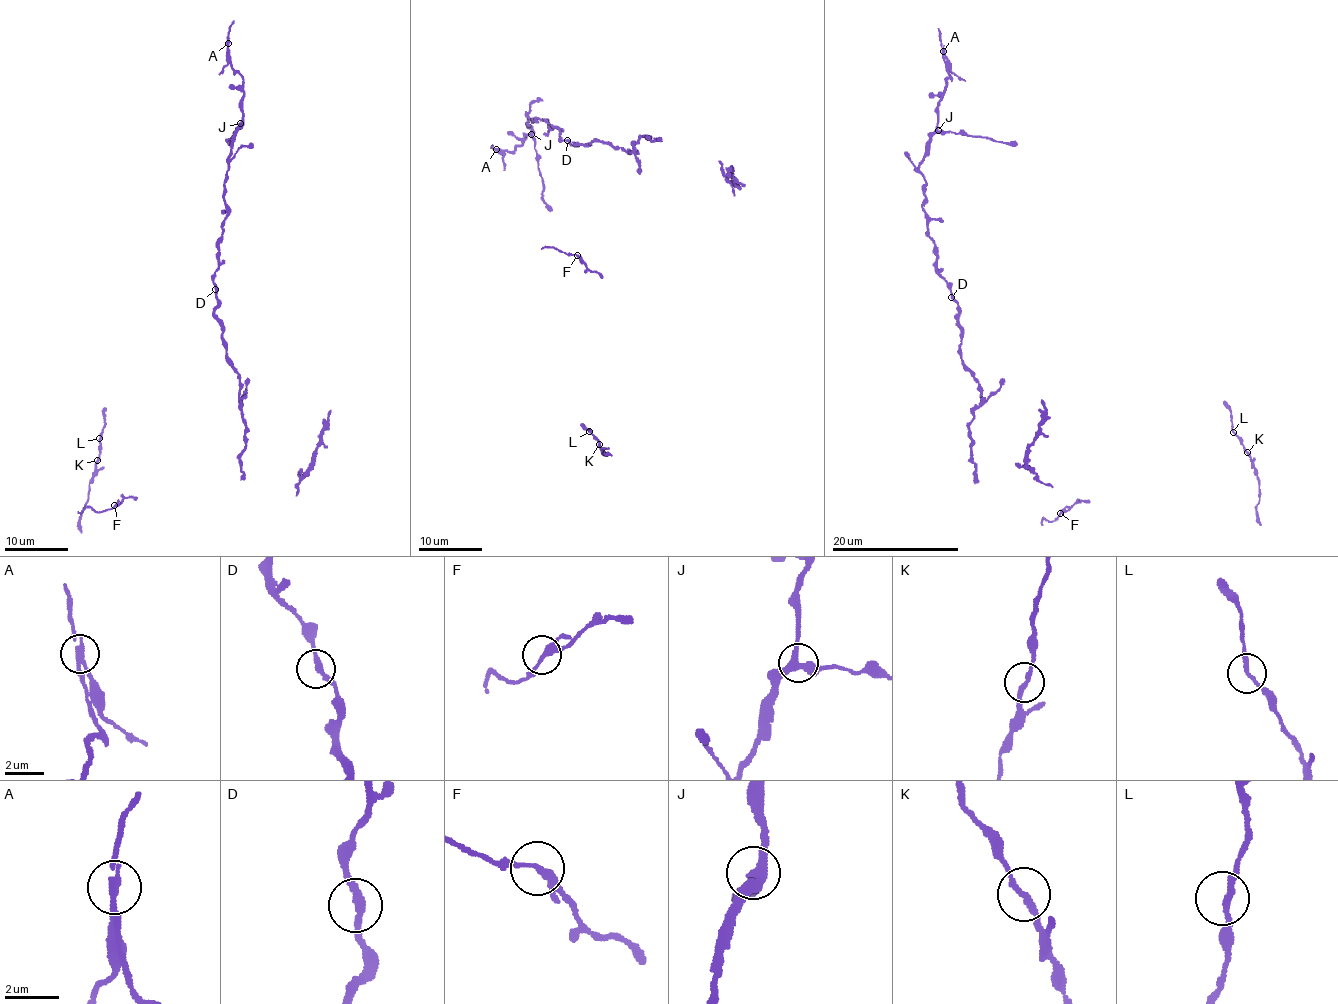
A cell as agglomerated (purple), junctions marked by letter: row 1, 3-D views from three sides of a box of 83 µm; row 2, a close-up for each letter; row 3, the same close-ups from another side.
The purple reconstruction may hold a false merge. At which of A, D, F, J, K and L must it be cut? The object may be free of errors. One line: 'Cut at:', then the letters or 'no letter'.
Cut at: A

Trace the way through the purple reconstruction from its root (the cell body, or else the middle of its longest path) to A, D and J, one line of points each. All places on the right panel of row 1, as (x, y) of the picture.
A: (971, 447), (979, 384), (962, 360), (959, 305), (937, 272), (918, 169), (949, 75), (944, 50)
D: (971, 447), (969, 423), (981, 392), (972, 370), (962, 360), (959, 305), (951, 297)
J: (971, 447), (979, 384), (962, 360), (959, 305), (937, 272), (918, 169), (926, 142), (938, 130)

